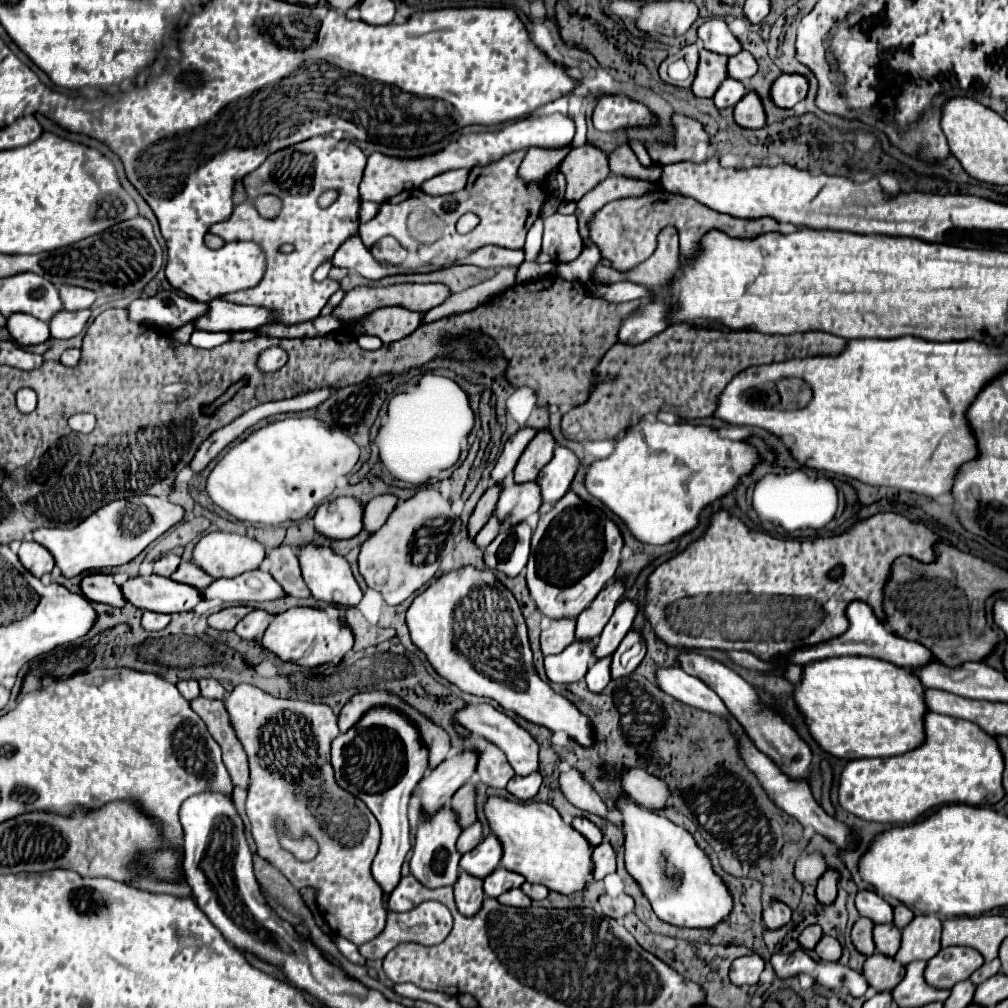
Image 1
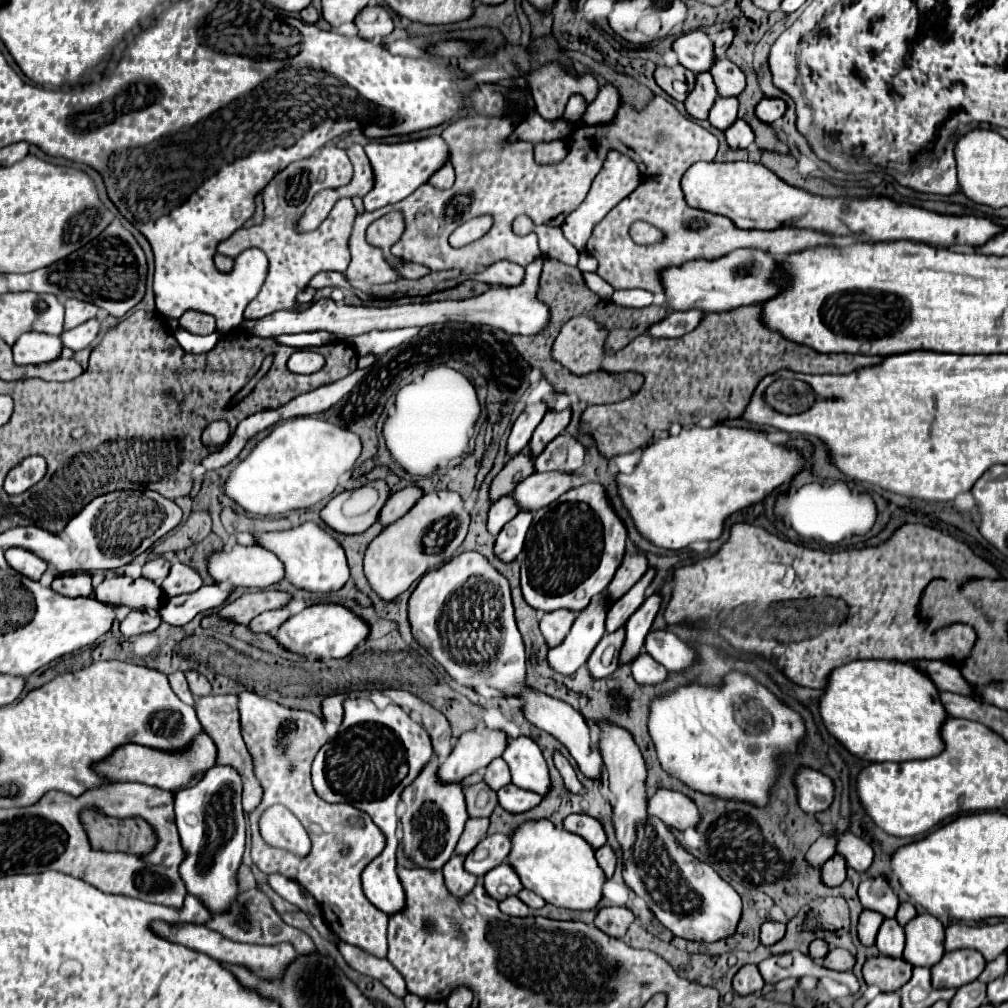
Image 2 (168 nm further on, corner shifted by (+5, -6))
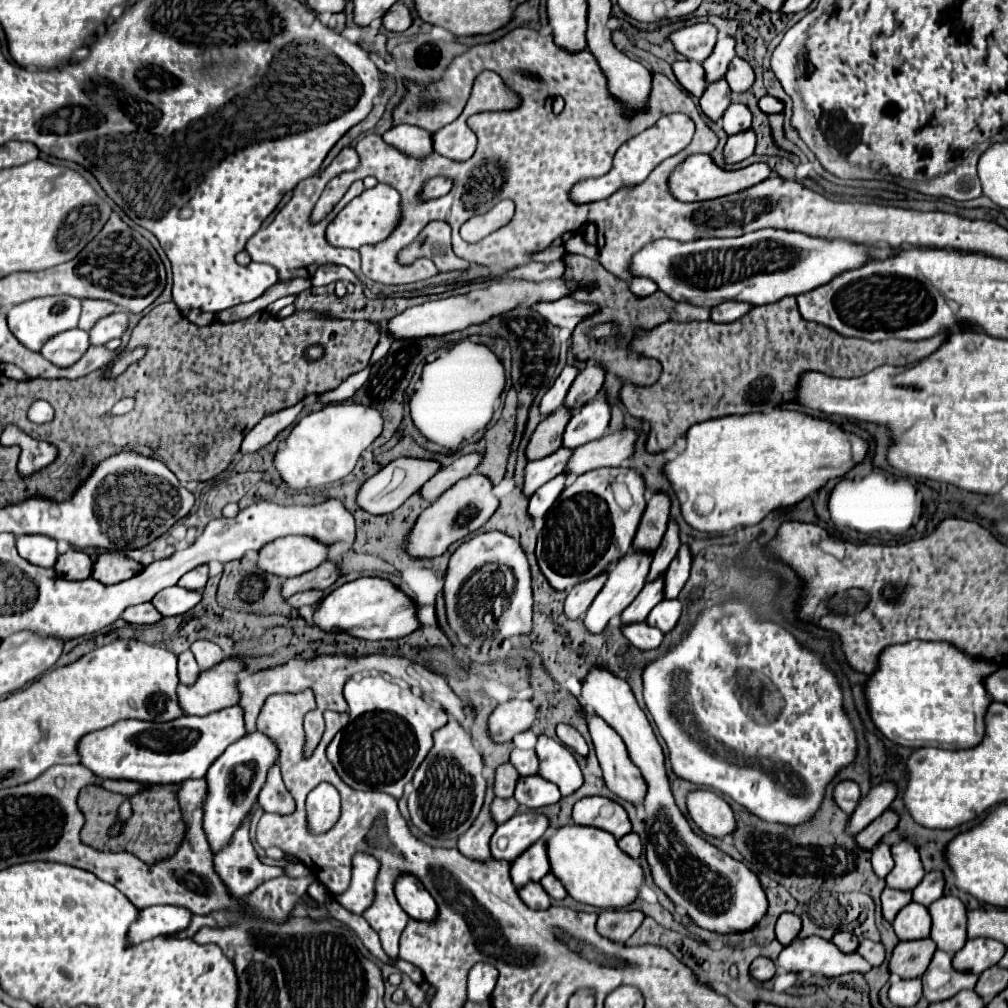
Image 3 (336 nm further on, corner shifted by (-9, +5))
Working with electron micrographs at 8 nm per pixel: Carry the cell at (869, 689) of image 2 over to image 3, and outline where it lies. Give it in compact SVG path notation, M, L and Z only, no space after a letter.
M948 643L890 645L878 655L876 671L864 687L870 719L886 739L902 747L974 747L984 735L984 711L990 703L984 677L996 669L996 663L968 657Z

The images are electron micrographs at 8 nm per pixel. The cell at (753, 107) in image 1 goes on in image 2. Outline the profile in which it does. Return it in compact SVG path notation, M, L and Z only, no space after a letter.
M736 120L734 126L730 126L724 134L726 134L726 144L732 150L750 148L752 142L754 142L754 132L750 130L750 126L744 120Z

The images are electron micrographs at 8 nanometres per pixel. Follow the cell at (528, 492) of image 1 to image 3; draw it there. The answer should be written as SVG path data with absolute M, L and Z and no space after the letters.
M618 431L604 435L592 443L586 443L582 447L576 447L566 463L566 475L576 479L588 471L600 469L600 467L620 467L628 461L628 457L634 451L636 441L634 431Z

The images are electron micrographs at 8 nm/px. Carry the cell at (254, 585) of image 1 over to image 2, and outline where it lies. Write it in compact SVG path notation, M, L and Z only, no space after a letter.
M220 584L202 586L200 590L196 590L192 594L182 594L182 596L168 598L166 606L162 606L162 610L158 610L158 616L166 624L184 626L196 614L220 606L228 598L228 594L230 594L230 588L224 588Z

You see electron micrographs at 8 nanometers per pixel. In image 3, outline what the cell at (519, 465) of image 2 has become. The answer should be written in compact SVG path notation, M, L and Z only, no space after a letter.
M560 409L554 415L548 415L548 419L542 419L542 423L532 433L528 447L526 447L526 459L536 461L552 455L556 449L560 449L560 435L564 433L564 423L572 417L572 411Z

